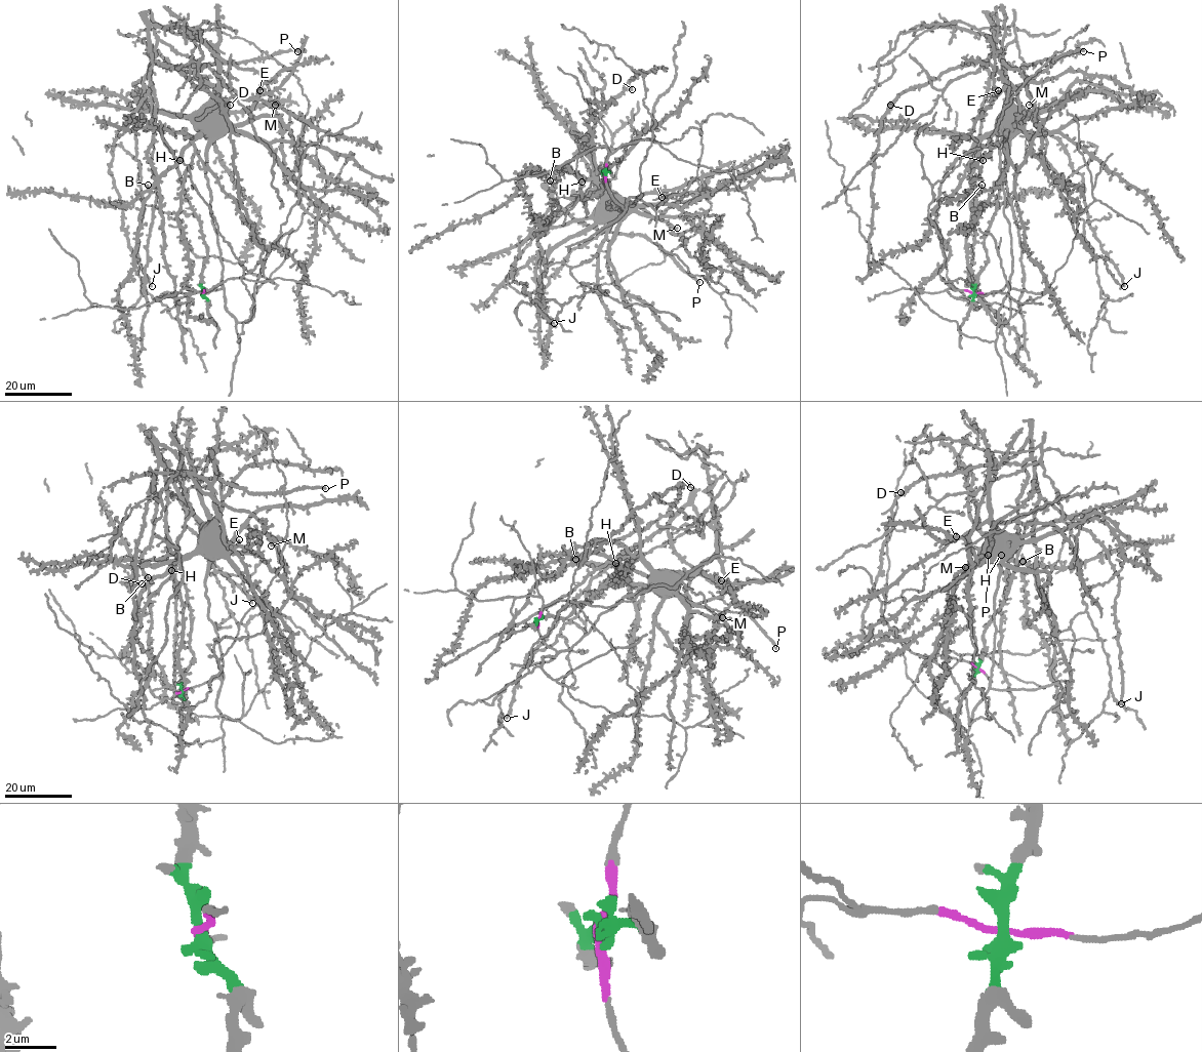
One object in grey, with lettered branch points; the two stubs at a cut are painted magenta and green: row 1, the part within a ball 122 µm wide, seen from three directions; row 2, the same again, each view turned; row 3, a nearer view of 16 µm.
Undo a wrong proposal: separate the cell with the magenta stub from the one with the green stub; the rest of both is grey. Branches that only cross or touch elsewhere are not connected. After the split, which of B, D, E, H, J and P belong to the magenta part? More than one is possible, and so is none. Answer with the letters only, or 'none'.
B, E, H

